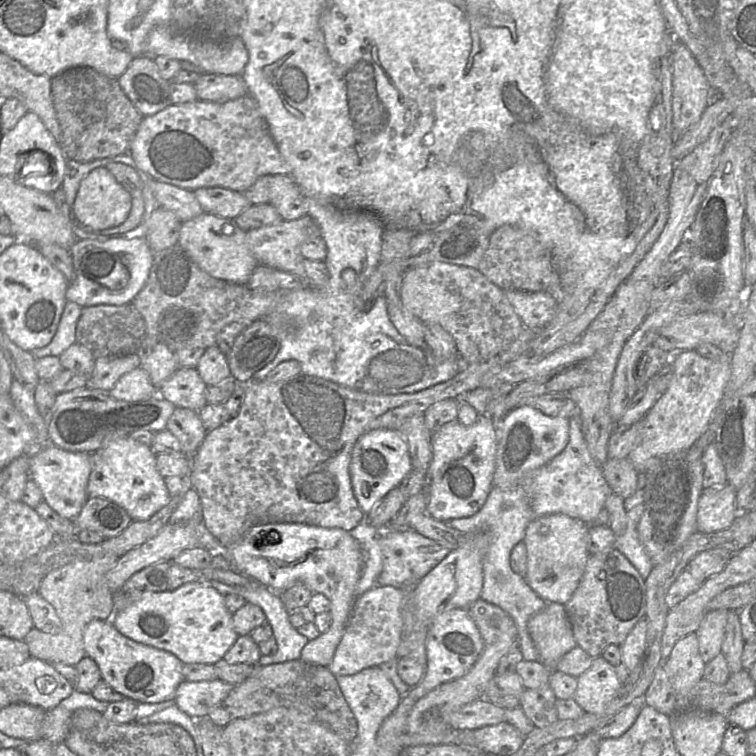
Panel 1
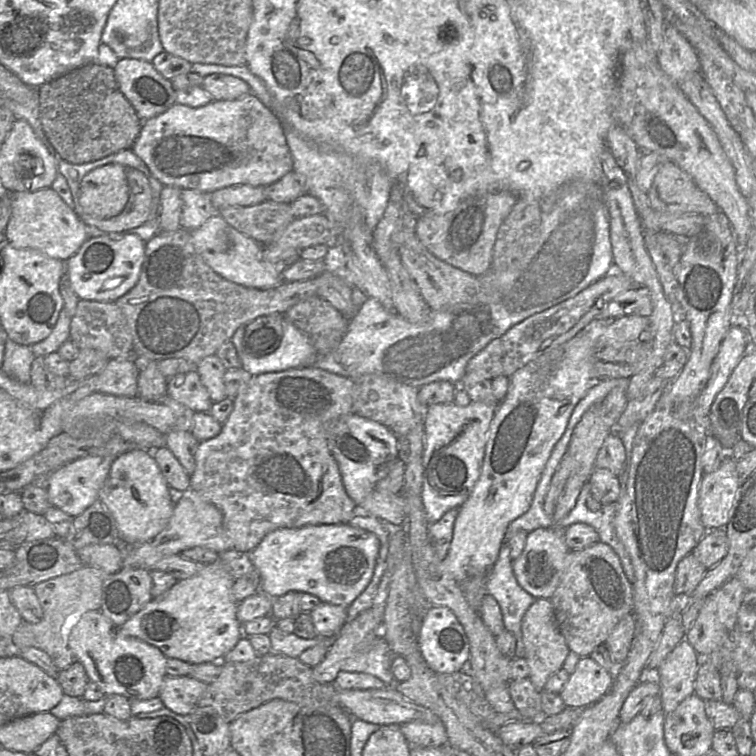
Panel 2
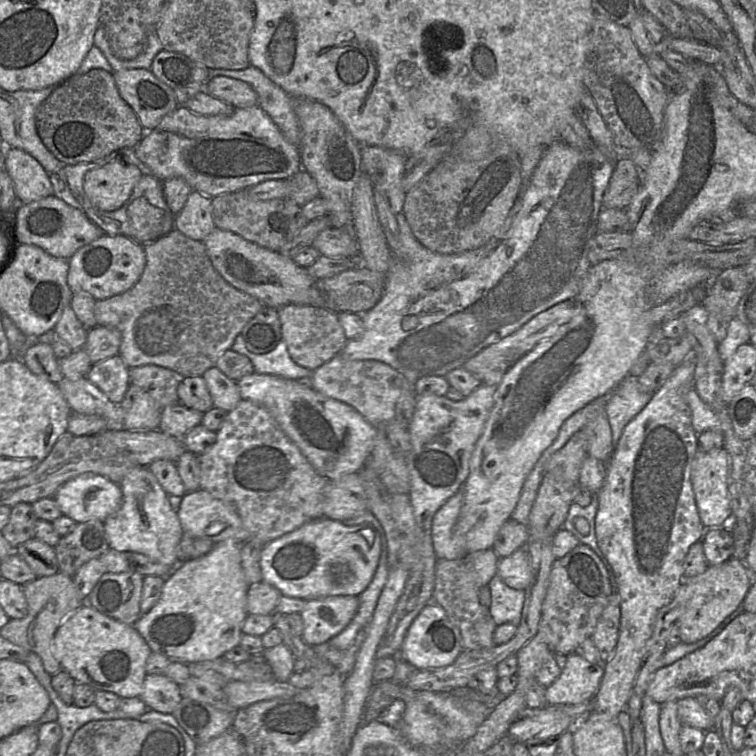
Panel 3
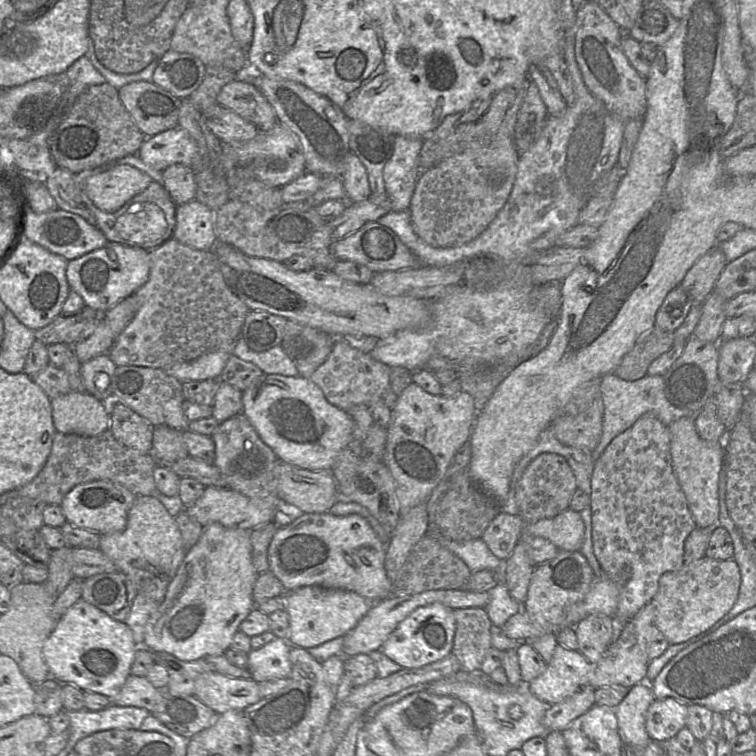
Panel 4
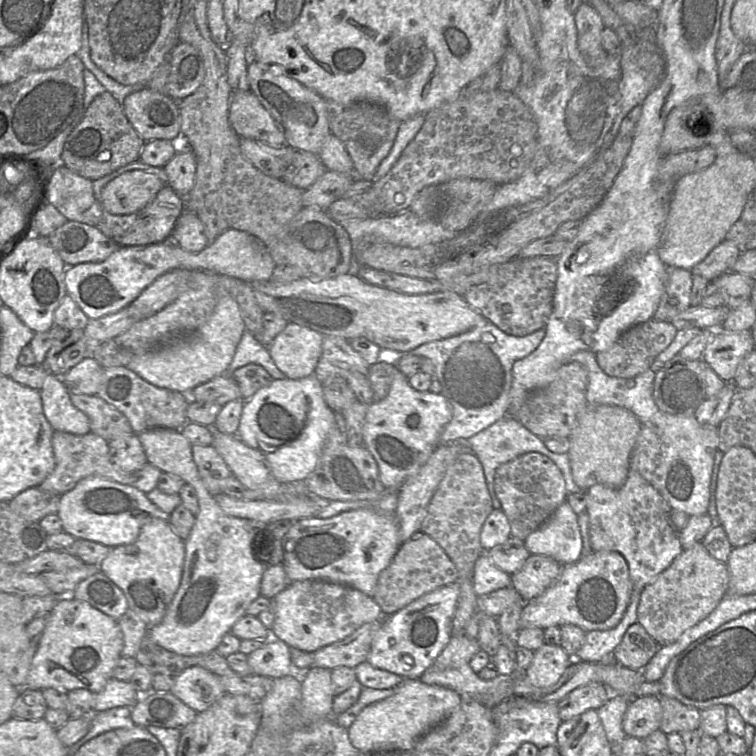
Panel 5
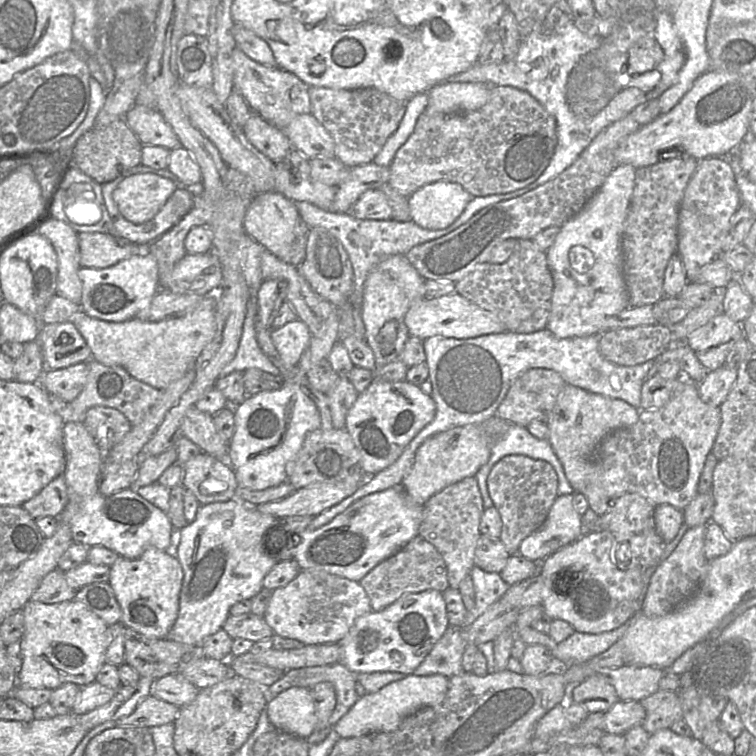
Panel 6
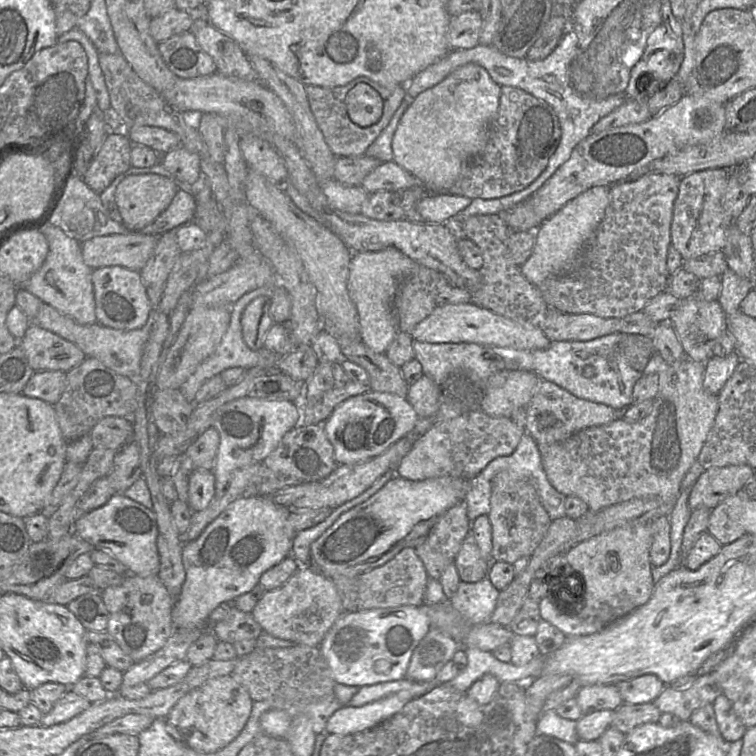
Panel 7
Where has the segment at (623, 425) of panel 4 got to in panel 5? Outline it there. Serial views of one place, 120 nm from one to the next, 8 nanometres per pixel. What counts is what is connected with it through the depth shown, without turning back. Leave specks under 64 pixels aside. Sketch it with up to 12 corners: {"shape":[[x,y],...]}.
{"shape":[[596,354],[569,361],[588,374],[589,405],[630,410],[641,424],[660,410],[651,368],[632,378],[606,374]]}

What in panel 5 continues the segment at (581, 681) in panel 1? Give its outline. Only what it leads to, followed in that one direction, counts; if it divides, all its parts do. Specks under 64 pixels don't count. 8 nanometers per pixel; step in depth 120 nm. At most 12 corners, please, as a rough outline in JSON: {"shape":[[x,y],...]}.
{"shape":[[543,644],[524,673],[536,687],[556,684],[578,660]]}

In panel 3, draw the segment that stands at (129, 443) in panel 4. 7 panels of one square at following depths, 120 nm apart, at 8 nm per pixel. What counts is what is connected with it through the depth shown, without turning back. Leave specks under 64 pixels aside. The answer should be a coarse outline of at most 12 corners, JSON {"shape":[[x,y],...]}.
{"shape":[[129,385],[120,406],[124,430],[159,430],[161,409]]}

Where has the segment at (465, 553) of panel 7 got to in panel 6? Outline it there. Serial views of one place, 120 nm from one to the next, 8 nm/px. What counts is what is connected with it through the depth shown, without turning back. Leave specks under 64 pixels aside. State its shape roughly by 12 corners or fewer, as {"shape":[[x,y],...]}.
{"shape":[[480,536],[474,566],[500,573],[510,556],[500,539]]}

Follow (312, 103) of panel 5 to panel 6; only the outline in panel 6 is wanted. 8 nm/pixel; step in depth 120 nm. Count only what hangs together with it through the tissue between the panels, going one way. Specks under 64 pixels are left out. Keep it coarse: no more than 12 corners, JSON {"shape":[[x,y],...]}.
{"shape":[[235,46],[233,86],[279,129],[311,114],[309,85]]}

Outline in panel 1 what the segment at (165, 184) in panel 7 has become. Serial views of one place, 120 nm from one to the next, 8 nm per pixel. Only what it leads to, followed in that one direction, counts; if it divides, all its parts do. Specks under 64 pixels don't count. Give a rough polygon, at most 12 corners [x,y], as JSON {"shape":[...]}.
{"shape":[[106,167],[80,182],[76,218],[94,230],[122,224],[131,196]]}

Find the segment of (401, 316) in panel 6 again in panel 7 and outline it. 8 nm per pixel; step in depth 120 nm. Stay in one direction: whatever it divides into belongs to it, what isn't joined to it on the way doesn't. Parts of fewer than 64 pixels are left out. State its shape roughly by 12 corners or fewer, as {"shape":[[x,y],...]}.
{"shape":[[395,247],[351,254],[347,288],[362,342],[385,353],[394,297],[418,265]]}

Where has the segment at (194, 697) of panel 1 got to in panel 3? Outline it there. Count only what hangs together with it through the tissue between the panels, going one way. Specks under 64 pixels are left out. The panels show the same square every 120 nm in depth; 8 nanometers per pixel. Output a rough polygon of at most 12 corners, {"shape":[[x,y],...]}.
{"shape":[[146,675],[139,696],[149,709],[173,713],[180,685]]}

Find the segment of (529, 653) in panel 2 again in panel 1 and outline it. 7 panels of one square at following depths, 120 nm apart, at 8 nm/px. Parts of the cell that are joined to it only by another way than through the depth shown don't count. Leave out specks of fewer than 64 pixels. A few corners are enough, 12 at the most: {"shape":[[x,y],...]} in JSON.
{"shape":[[564,605],[527,621],[538,661],[554,670],[577,643]]}

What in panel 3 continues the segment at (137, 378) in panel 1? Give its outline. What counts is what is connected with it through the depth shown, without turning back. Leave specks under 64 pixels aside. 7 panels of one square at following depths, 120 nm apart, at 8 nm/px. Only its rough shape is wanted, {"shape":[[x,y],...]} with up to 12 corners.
{"shape":[[119,355],[91,366],[86,378],[114,403],[129,388]]}

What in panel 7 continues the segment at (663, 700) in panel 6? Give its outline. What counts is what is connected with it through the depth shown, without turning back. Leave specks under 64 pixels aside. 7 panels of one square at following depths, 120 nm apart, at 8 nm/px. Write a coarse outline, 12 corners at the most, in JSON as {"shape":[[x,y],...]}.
{"shape":[[653,702],[622,704],[611,727],[626,734],[646,723],[658,723]]}

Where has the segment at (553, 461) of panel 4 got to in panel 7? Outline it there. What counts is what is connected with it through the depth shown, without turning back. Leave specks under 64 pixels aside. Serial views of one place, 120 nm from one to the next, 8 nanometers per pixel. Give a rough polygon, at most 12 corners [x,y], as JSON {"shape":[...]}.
{"shape":[[492,480],[491,559],[531,556],[553,521],[536,488]]}

